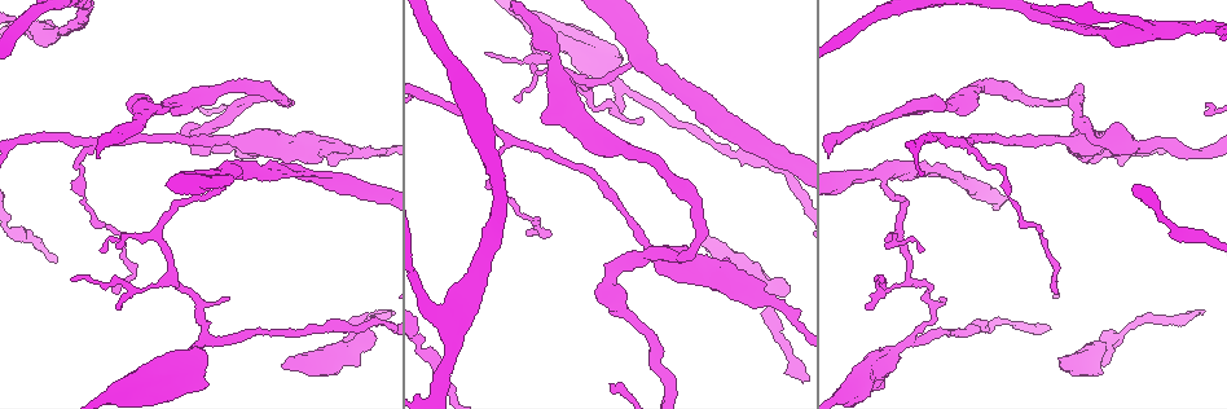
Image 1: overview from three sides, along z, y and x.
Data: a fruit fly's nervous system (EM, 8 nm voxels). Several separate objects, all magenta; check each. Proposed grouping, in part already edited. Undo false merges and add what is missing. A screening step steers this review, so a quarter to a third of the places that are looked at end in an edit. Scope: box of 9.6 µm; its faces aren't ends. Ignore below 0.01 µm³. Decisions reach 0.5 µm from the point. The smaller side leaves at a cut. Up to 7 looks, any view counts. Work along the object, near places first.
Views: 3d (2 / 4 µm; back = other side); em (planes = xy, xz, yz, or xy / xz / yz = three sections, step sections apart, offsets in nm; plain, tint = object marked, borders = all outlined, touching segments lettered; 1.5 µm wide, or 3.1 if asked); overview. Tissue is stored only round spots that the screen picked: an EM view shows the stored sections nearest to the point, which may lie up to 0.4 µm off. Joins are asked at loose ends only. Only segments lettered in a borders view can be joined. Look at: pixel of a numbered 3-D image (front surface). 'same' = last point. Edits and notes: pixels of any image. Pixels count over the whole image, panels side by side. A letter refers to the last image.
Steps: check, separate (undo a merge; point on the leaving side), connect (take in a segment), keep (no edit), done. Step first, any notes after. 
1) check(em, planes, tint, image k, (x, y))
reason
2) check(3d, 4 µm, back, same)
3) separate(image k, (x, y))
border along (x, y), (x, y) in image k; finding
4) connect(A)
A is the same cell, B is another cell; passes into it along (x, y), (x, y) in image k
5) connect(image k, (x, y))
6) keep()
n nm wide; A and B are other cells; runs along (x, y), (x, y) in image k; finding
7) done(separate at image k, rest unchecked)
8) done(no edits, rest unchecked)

check(em, planes, borders, image 1, (1057, 291))
tapers out

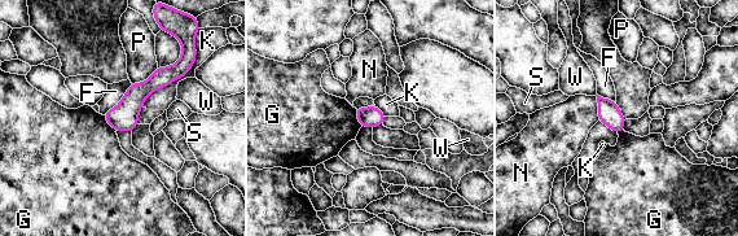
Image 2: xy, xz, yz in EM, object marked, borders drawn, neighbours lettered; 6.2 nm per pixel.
keep()
K touches over 500 nm; F, G, K, N, P, S and W are other cells; runs along (180, 73), (163, 75), (108, 117) in image 2; none of them fits

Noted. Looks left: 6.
check(3d, 4 µm, image 1, (487, 52))
thin end

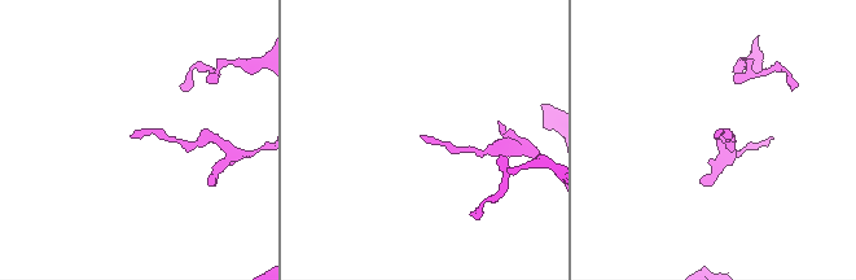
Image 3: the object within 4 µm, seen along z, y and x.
check(em, xz, step 4, borders, image 3, (422, 138))
need the tissue

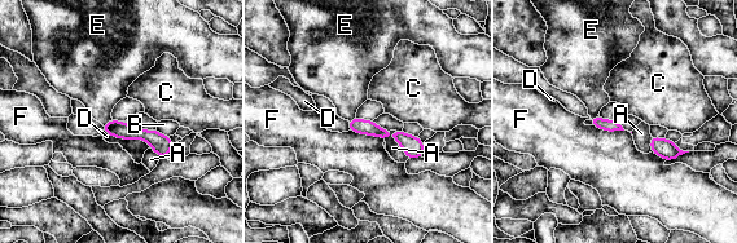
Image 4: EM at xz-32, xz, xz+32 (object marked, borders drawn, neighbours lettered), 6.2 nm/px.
keep()
D touches over 340 nm; A, B, C, D, E and F are other cells; border along (350, 129), (376, 135), (384, 140) in image 4; none of them fits

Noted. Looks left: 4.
check(em, planes, borders, image 1, (910, 279))

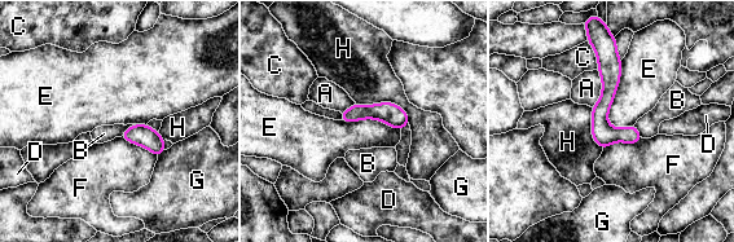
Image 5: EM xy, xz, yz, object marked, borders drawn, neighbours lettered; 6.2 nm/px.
keep()
A, B, C, D, E, F, G and H are other cells; continuous, no second neuron

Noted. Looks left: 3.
done(no edits, rest unchecked)

